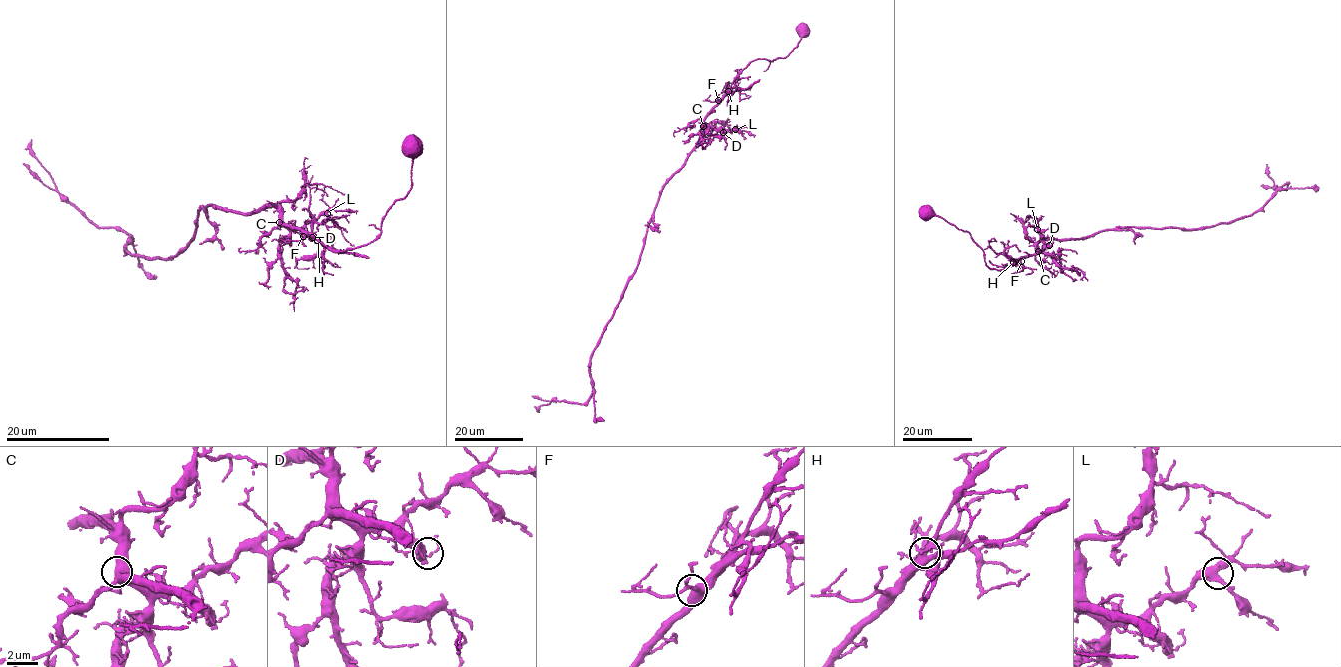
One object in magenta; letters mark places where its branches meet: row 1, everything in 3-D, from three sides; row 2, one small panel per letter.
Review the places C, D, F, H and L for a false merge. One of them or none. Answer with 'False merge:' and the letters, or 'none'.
False merge: none

